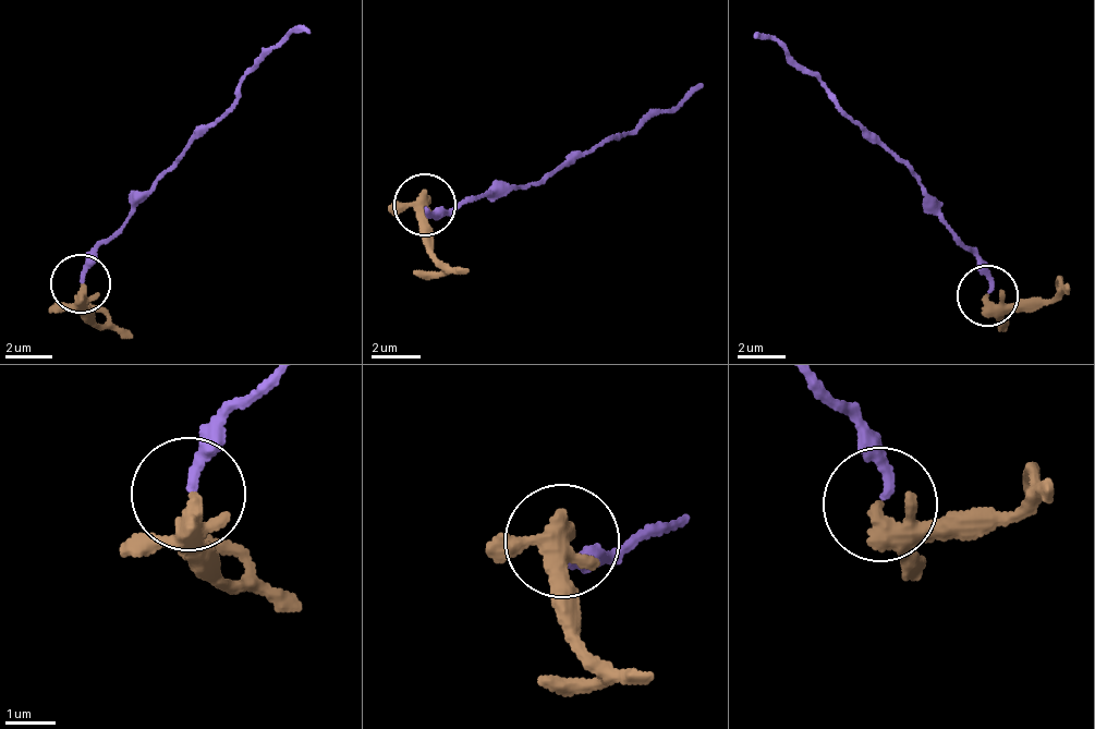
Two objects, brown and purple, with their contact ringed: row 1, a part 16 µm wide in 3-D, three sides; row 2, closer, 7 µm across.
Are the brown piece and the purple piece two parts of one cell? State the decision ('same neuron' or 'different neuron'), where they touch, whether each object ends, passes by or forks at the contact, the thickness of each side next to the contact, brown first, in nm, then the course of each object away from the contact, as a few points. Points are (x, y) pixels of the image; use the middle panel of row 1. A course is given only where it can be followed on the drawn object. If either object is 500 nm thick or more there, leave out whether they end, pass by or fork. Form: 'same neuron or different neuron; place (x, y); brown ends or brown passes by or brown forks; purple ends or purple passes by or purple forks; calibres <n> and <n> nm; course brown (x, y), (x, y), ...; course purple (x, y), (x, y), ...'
different neuron; place (425, 205); brown forks; purple ends; calibres 200 and 190 nm; course brown (423, 207), (428, 206), (428, 255), (441, 268), (412, 272); course purple (423, 207), (432, 215), (531, 184), (680, 102), (704, 83)

